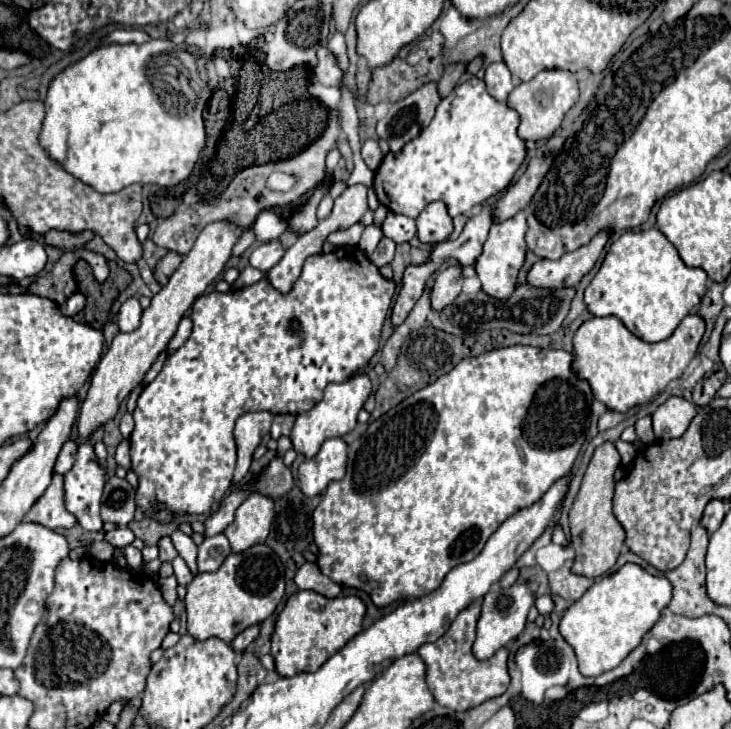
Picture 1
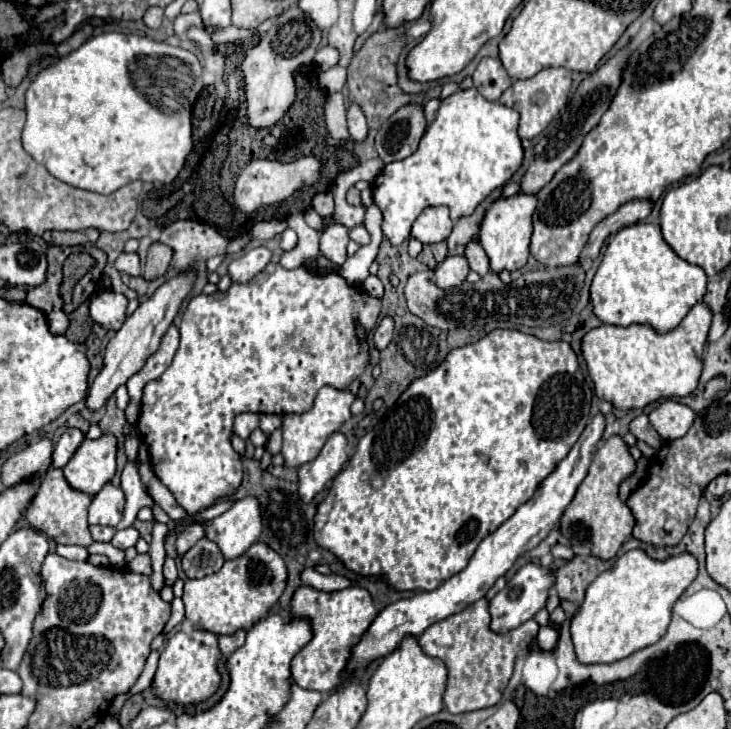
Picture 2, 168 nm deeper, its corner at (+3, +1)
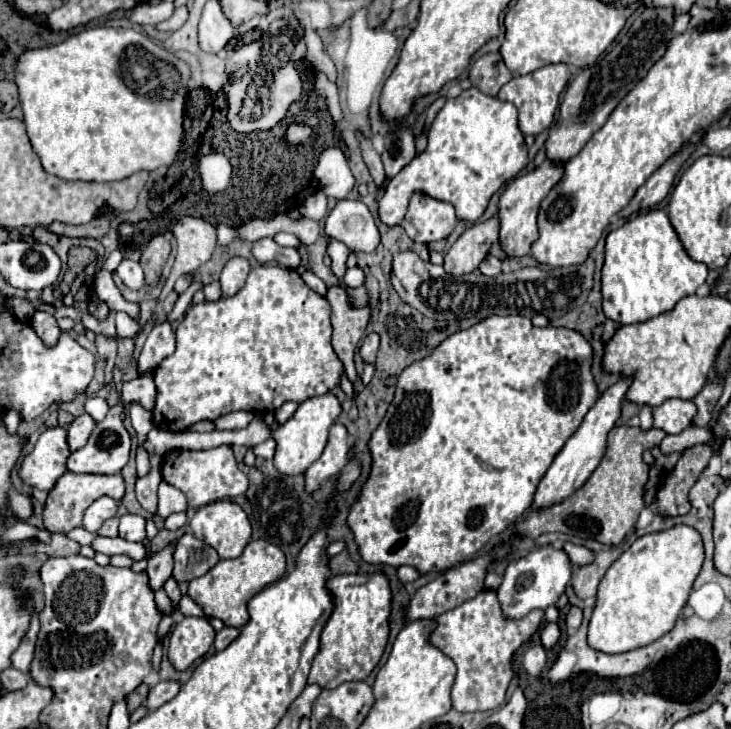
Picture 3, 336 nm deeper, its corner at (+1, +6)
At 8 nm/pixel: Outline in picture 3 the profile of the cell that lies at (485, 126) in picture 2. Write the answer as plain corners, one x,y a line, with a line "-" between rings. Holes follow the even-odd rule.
471,87
463,91
455,99
447,99
443,109
437,113
431,129
429,129
429,145
417,155
403,171
393,177
379,199
379,217
387,225
401,225
403,213
407,211
407,201
411,193
423,191
433,199
451,203
455,207
457,219
477,221
489,205
489,199
495,191
499,191
507,181
515,179
517,173
527,165
527,145
523,141
523,133
517,127
517,109
509,101
499,101
497,97
489,97
479,89

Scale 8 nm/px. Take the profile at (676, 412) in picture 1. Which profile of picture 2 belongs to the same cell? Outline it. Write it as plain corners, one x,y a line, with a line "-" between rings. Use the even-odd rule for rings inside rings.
665,400
661,402
651,414
649,420
653,424
653,428
657,430
657,434
663,440
675,440
687,434
687,430
691,428
695,418
695,412
675,400

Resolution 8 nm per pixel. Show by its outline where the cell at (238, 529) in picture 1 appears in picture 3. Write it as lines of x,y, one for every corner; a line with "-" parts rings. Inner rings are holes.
213,501
199,507
189,527
193,535
211,545
221,559
239,557
251,539
247,515
233,501

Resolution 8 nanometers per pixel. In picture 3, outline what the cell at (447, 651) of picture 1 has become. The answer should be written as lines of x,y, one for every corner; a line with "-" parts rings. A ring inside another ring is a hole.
483,589
477,597
461,603
459,607
437,617
437,629
431,635
431,643
449,655
457,665
455,685
451,689
453,709
457,711
491,711
503,705
509,681
513,679
511,659
513,653
531,639
539,629
545,615
541,609
533,609
521,619
509,619
503,615
493,589
-
475,691
479,701
471,695

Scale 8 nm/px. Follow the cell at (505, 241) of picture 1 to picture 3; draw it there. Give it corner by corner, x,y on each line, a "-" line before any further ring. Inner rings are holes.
545,159
539,167
533,171
515,177
507,183
501,199
499,199
499,219
501,219
501,247
509,257
523,257
529,255
533,241
537,239
537,213
541,201
547,197
547,193
559,183
563,177
563,163
555,163
551,159

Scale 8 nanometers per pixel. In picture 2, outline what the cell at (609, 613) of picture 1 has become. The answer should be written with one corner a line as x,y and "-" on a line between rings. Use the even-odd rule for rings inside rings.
631,550
621,558
617,558
613,568
609,568
589,584
583,604
579,606
577,614
571,618
569,632
575,644
577,660
581,664
609,664
627,658
629,654
649,644
655,644
669,626
673,604
685,592
685,588
695,580
695,576
697,576
697,560
689,552
683,552
665,562
651,560
643,550

